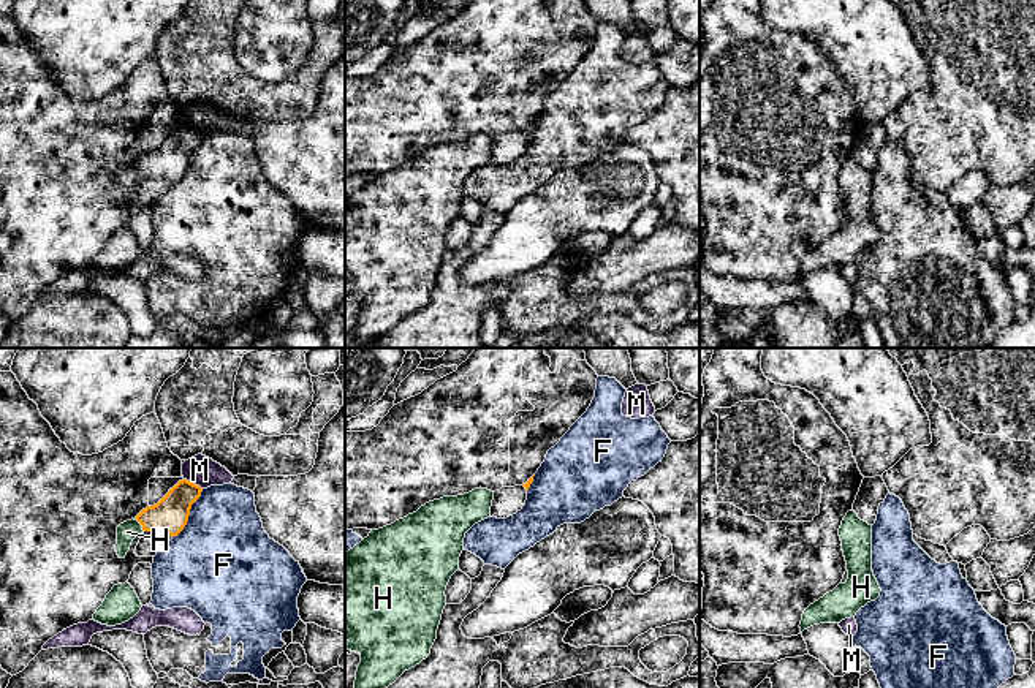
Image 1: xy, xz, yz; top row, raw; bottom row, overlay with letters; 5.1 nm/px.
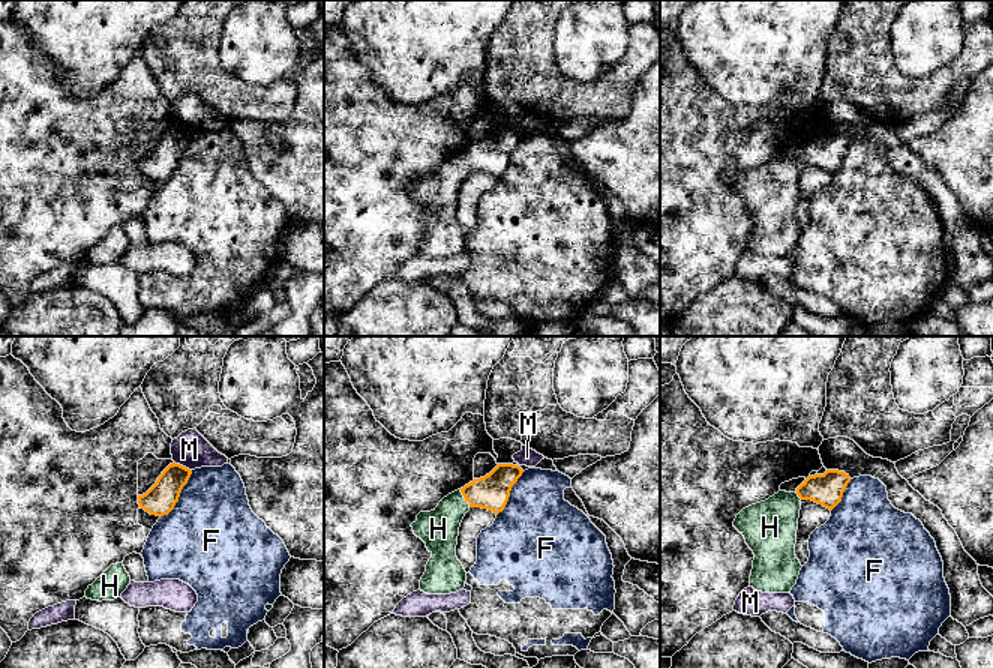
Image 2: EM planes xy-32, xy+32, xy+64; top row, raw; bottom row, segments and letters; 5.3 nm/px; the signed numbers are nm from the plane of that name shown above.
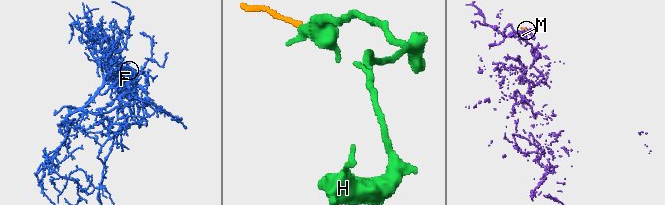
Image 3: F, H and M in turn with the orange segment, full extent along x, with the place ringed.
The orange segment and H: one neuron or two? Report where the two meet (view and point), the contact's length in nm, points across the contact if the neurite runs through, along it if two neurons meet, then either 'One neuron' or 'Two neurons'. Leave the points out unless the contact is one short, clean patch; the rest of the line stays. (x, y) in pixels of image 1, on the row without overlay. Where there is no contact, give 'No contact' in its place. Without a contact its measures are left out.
Touches orange at xy (141, 170). Shared border 80 nm. Path across: xy (170, 162), (147, 165), (141, 170), (127, 177). One neuron

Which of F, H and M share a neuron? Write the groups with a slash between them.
F / H / M

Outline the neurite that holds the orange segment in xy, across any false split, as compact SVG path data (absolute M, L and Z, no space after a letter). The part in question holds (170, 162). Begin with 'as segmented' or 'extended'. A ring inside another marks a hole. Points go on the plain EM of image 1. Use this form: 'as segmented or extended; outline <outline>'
extended; outline M182 125L157 150L147 152L135 164L120 169L117 201L125 204L133 185L144 177L177 182L187 171L191 150L201 142L201 138L199 131Z

